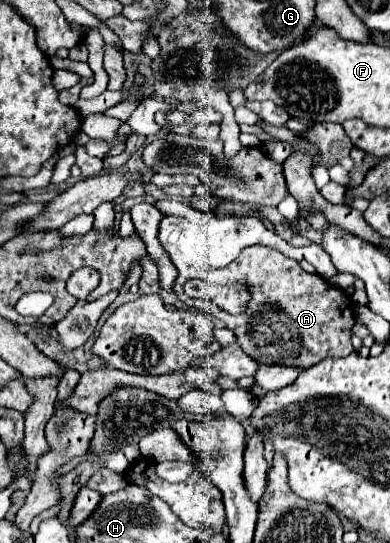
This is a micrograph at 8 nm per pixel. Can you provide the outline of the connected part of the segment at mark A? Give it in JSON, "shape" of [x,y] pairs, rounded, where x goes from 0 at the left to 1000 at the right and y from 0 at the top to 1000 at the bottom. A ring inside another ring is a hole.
{"shape":[[[418,398],[408,413],[408,446],[459,497],[459,508],[444,523],[444,538],[454,541],[454,549],[490,567],[521,567],[567,586],[582,604],[603,611],[608,634],[623,634],[623,648],[654,656],[654,663],[669,663],[669,670],[710,667],[792,678],[838,656],[879,659],[905,648],[900,600],[910,597],[910,556],[879,534],[844,527],[838,516],[818,505],[782,501],[762,479],[736,475],[715,460],[690,453],[644,453],[628,457],[623,468],[577,494],[531,497],[531,490],[521,486],[500,490],[495,424],[485,420],[485,405],[459,398]],[[485,512],[515,512],[546,523],[608,519],[613,512],[633,512],[649,538],[633,575],[618,582],[597,582],[556,567],[551,560],[485,549],[469,538],[469,523]]]}

